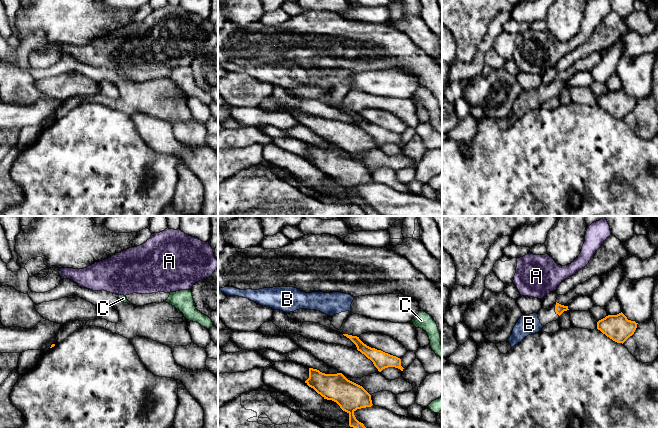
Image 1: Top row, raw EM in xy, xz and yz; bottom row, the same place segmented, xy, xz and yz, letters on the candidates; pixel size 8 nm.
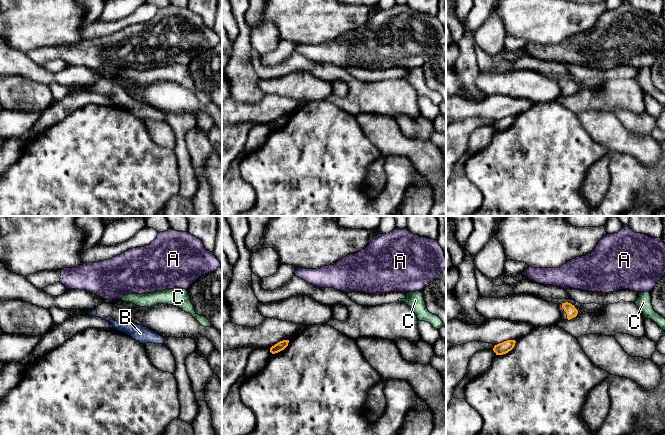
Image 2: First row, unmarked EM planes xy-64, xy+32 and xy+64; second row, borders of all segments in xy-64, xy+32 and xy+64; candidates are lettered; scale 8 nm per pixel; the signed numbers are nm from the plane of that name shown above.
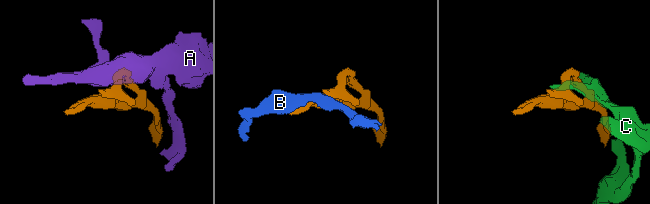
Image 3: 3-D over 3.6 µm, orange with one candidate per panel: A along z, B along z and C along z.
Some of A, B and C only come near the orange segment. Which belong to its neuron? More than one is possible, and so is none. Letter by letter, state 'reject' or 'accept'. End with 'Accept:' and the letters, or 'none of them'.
A: reject
B: accept
C: reject
Accept: B

